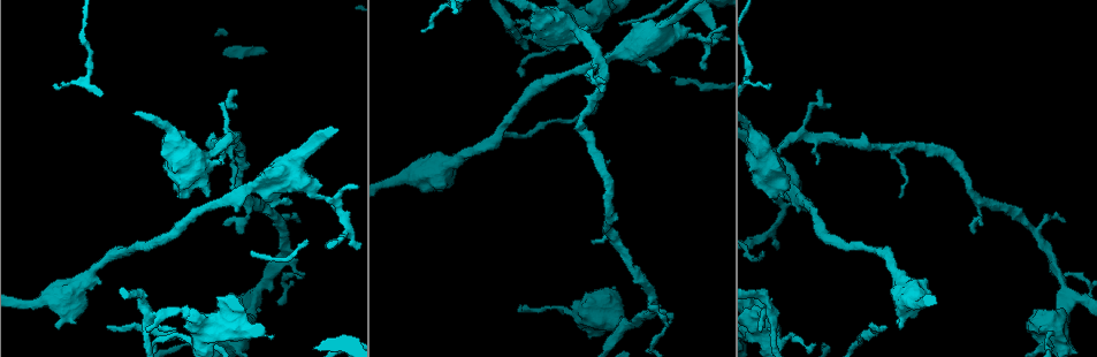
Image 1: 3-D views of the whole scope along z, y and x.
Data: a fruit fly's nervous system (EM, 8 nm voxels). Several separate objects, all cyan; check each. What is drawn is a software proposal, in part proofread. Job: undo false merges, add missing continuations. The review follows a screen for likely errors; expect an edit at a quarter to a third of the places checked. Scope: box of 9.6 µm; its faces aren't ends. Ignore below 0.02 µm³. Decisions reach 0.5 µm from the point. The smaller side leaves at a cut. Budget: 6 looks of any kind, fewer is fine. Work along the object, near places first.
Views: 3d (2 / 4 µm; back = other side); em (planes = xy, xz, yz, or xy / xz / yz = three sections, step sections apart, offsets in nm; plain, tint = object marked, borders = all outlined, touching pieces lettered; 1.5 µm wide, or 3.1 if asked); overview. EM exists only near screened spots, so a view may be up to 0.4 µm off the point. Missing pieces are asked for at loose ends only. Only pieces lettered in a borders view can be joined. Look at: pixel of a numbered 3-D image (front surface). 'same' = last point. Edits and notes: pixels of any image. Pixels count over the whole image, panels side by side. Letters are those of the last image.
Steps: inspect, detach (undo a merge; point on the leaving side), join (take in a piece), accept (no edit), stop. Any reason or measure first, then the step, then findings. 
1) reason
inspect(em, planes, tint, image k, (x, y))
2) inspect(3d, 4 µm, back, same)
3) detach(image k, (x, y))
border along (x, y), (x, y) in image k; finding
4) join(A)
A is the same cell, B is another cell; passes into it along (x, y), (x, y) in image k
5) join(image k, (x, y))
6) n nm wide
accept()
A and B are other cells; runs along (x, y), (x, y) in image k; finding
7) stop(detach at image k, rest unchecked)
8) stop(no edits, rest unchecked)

thick turns thin
inspect(em, planes, borders, image 1, (571, 27))

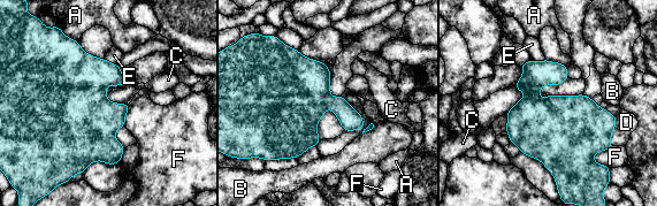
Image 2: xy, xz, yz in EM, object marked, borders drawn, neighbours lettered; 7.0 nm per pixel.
accept()
A, B, C, D, E and F are other cells; border along (612, 145), (598, 151), (593, 160) in image 2; all the same neuron

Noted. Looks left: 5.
calibre changes
inspect(3d, 2 µm, image 1, (688, 35))

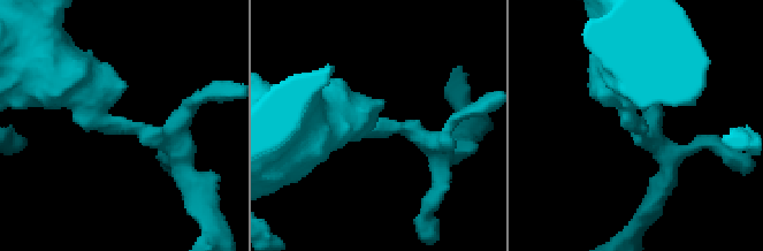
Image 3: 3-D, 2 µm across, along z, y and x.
need the tissue
inspect(em, xz, step 4, tint, image 3, (640, 123))

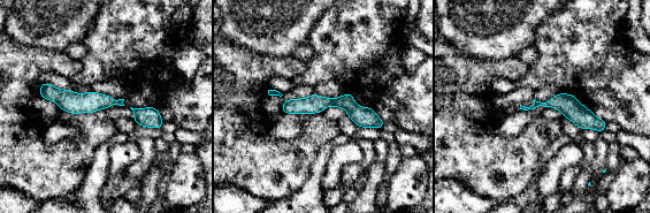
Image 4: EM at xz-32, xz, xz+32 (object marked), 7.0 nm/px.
another direction
inspect(em, planes, borders, same)

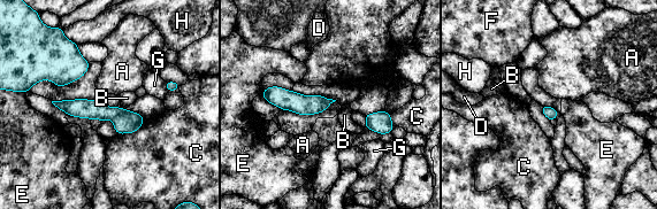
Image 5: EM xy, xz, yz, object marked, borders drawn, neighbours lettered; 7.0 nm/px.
detach(image 5, (127, 122))
A, B, C, D, E, F, G and H are other cells; a second neuron is stuck on

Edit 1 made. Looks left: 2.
stop(detach at image 5, rest unchecked)

